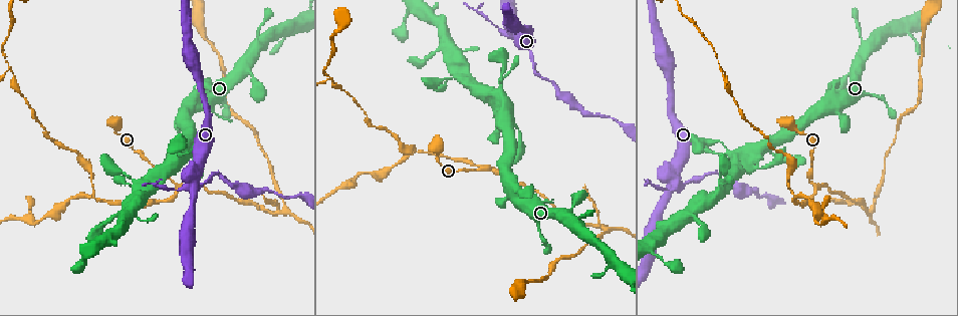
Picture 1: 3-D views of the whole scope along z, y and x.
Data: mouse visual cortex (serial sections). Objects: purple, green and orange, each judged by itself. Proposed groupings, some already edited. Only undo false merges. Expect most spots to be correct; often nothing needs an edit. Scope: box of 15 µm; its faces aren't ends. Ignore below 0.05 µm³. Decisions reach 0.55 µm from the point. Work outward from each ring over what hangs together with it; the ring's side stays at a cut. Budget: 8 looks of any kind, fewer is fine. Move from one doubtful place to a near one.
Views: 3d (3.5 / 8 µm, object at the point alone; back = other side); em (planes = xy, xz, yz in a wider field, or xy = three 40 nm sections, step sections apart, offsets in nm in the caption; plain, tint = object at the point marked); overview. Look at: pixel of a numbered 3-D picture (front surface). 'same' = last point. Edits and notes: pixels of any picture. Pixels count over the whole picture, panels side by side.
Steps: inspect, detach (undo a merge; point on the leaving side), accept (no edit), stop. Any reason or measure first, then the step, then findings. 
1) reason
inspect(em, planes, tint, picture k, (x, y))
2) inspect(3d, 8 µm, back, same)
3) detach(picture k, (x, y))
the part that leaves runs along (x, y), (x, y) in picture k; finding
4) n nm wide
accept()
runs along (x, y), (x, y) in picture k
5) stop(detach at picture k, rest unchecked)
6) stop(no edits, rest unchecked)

branch point
inspect(3d, 3.5 µm, picture 1, (176, 185))

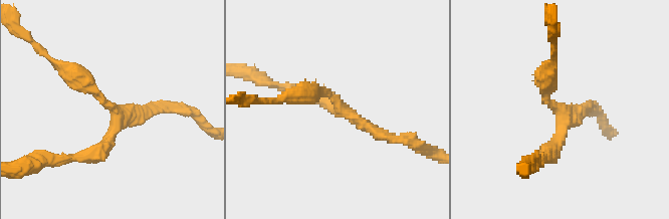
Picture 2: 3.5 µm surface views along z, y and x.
3 arms; arms of 150, 250, 300 nm
inspect(em, planes, tint, picture 2, (562, 114))

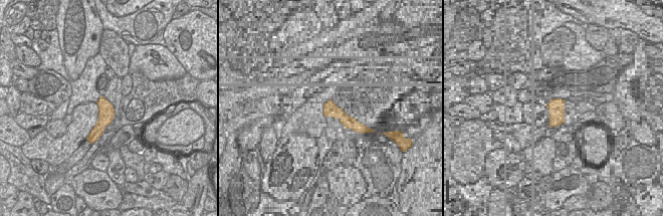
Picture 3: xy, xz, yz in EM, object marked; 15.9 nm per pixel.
accept()
runs along (69, 70), (116, 111), (109, 139), (78, 157) in picture 2; continuous, no second cell

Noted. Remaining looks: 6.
sharp bend
inspect(em, xy, step 2, tint, picture 1, (414, 151))

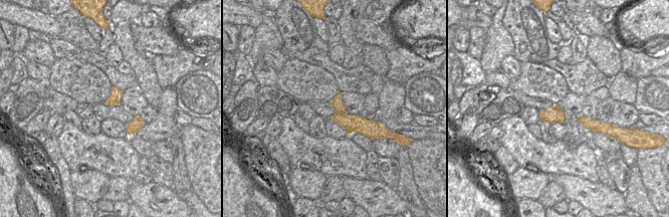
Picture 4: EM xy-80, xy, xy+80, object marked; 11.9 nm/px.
inspect(3d, 3.5 µm, same)

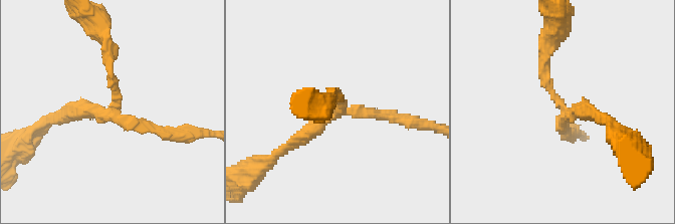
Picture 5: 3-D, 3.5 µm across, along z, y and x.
220 nm wide
accept()
runs along (339, 96), (340, 111), (370, 135) in picture 4; one cell here

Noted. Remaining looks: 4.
sharp bend
inspect(3d, 3.5 µm, picture 1, (827, 219))

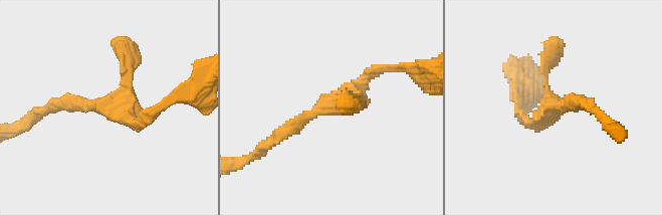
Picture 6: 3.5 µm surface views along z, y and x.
shape alone is not enough
inspect(em, planes, tint, picture 6, (119, 109))

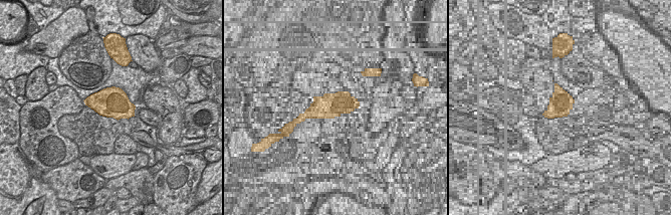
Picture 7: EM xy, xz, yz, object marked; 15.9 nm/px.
cut it another way
inspect(em, xy, step 3, tint, same)

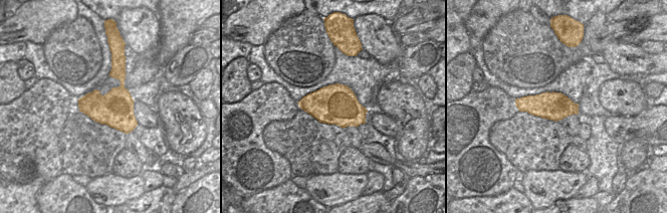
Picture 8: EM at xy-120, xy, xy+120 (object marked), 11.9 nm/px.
accept()
runs along (394, 68), (375, 70), (338, 104), (288, 130) in picture 6; all the same cell

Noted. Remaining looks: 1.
stop(no edits, rest unchecked)

